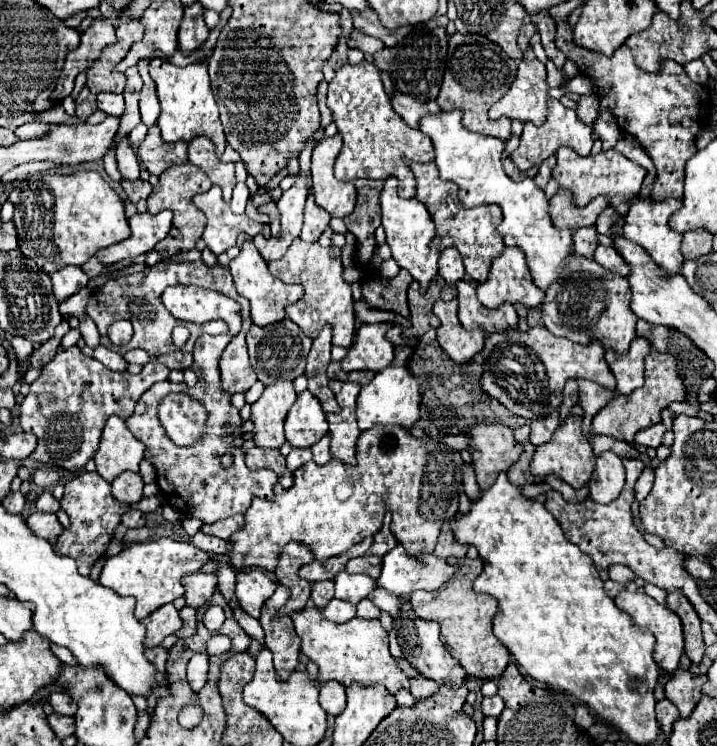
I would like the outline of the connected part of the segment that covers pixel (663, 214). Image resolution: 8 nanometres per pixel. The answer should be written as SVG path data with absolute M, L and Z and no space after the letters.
M637 196L631 206L629 212L625 216L625 226L623 226L623 236L635 244L639 244L641 248L645 248L645 252L669 274L677 274L681 264L683 264L683 254L679 252L679 244L681 244L681 234L669 228L669 216L671 212L681 208L681 200L675 198L665 198L663 202L653 202L651 198L641 198Z

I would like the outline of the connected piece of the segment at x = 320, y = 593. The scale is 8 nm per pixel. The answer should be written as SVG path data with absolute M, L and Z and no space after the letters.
M325 580L325 582L315 582L313 590L311 590L311 600L317 608L325 608L329 604L329 600L333 598L333 582Z

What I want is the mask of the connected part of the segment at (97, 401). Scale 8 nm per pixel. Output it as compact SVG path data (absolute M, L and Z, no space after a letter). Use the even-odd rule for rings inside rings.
M59 346L55 358L43 366L41 376L31 384L29 394L19 406L21 428L37 436L37 448L31 458L69 472L81 470L93 458L107 418L115 414L121 420L127 420L141 394L155 382L167 380L167 376L169 368L161 362L149 362L141 374L133 376L129 372L105 368L95 358L87 358L77 346L71 346L69 350ZM61 378L67 382L61 382Z

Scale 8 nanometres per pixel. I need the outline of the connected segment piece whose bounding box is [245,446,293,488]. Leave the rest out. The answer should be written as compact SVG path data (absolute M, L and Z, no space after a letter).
M251 448L245 456L247 466L251 470L259 470L259 468L269 468L279 476L279 484L283 488L291 488L293 486L293 474L287 470L285 466L285 458L281 456L279 450L271 450L271 448Z

